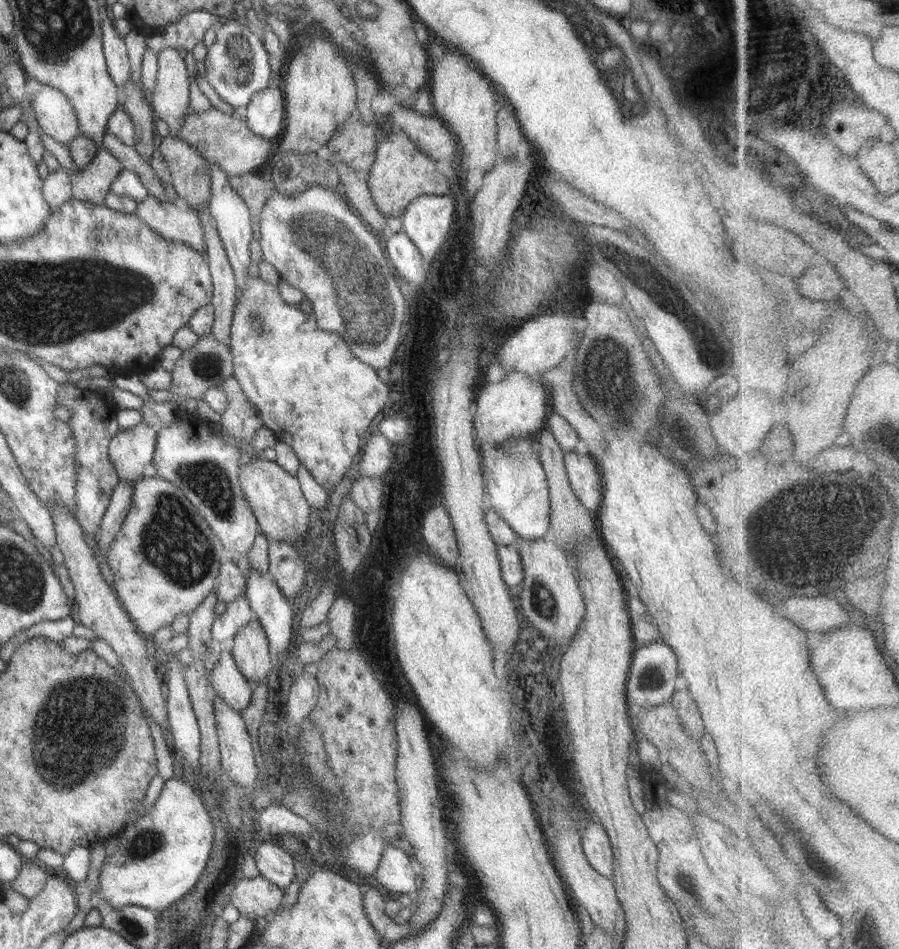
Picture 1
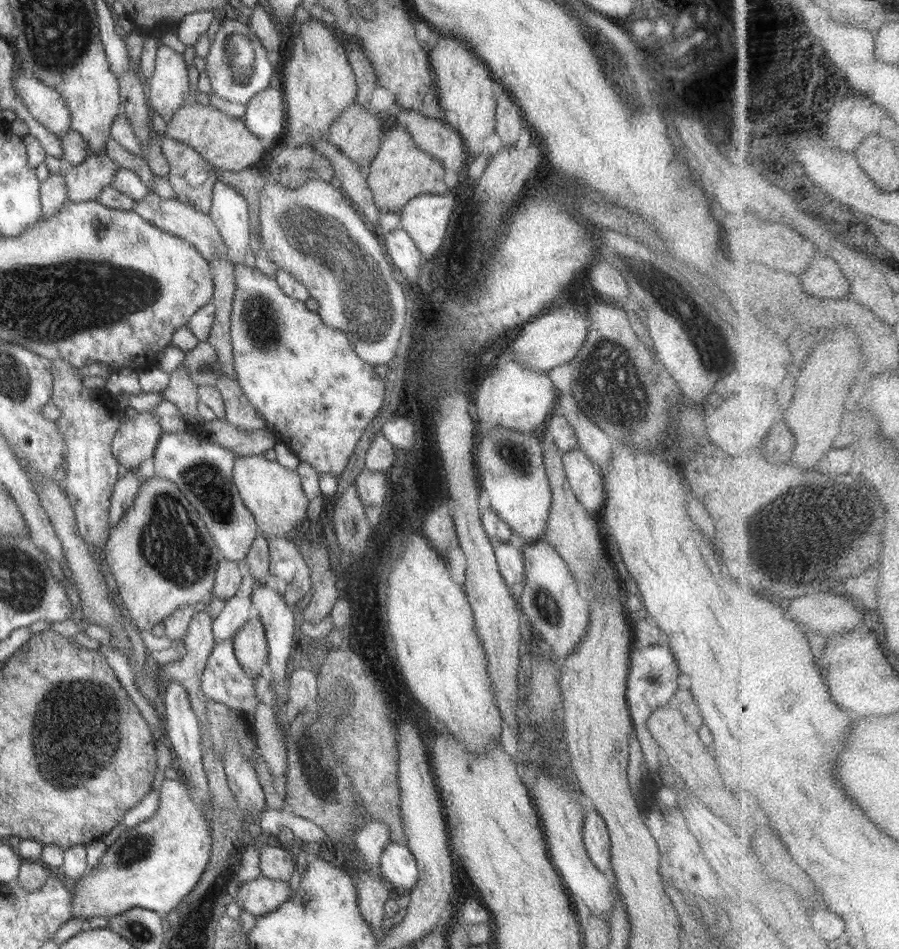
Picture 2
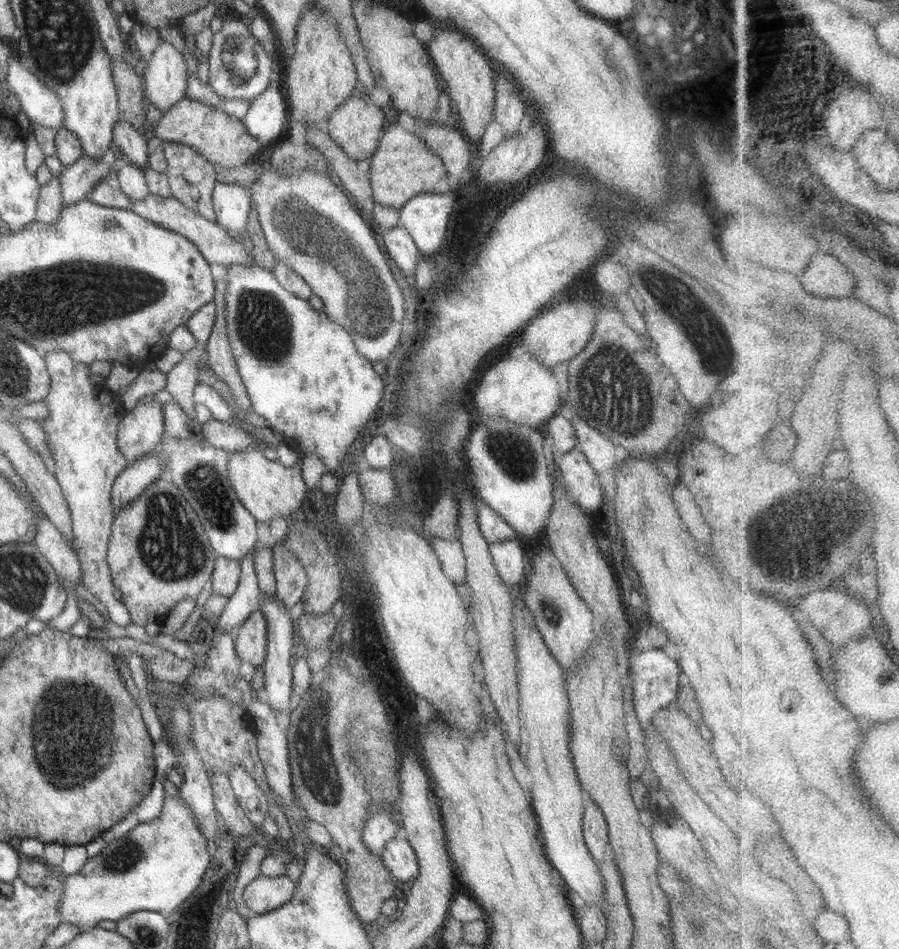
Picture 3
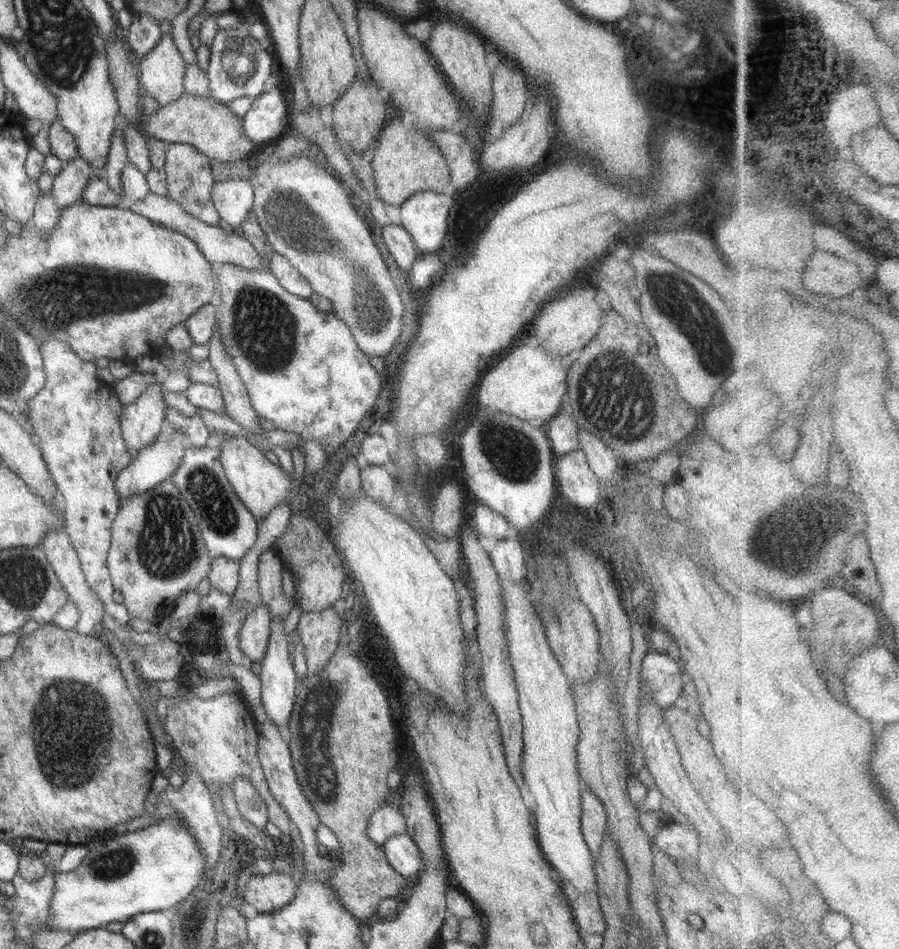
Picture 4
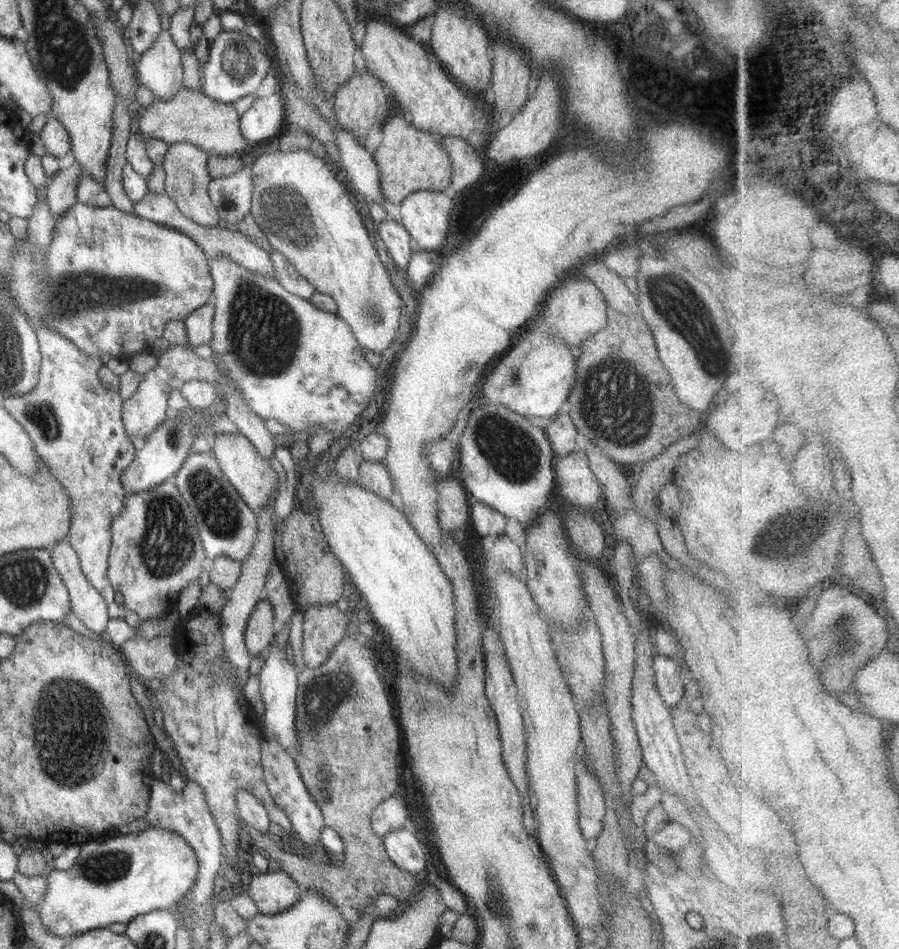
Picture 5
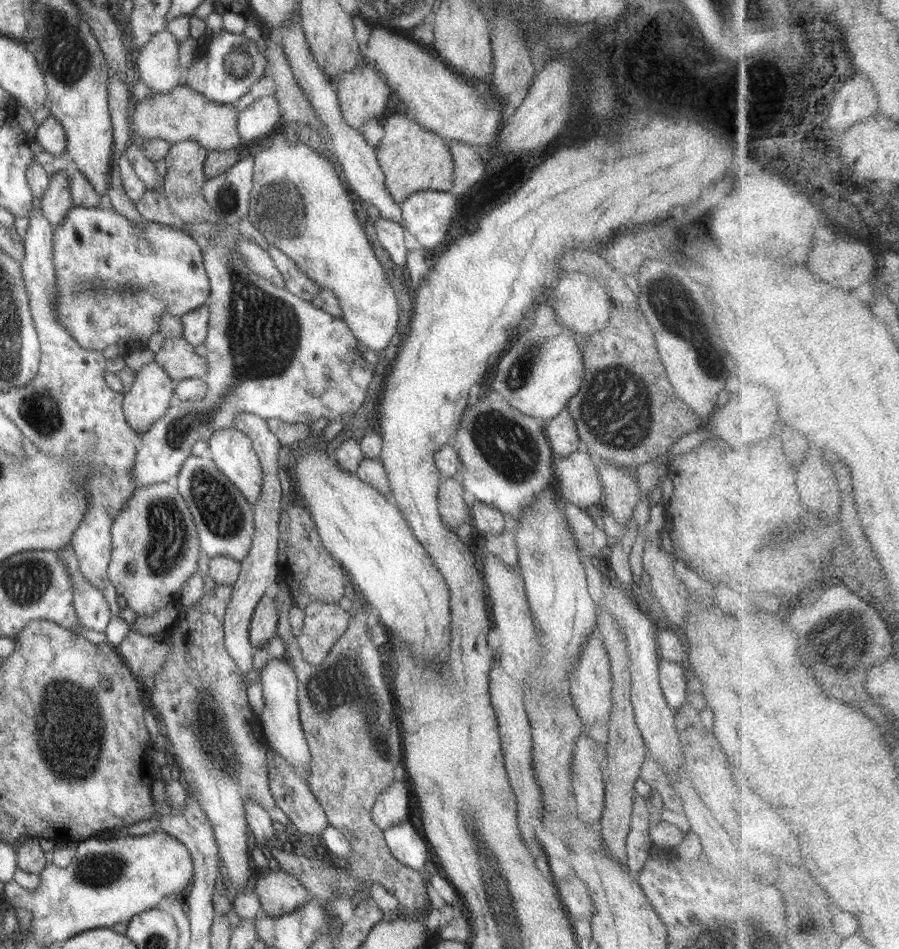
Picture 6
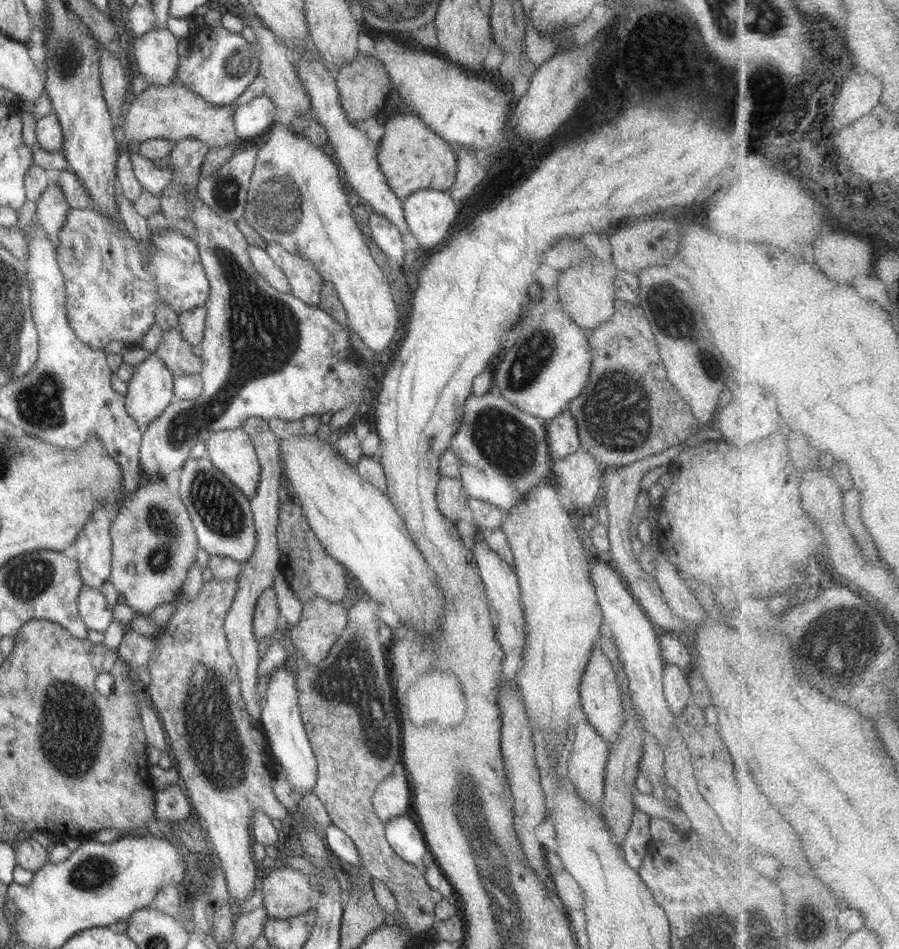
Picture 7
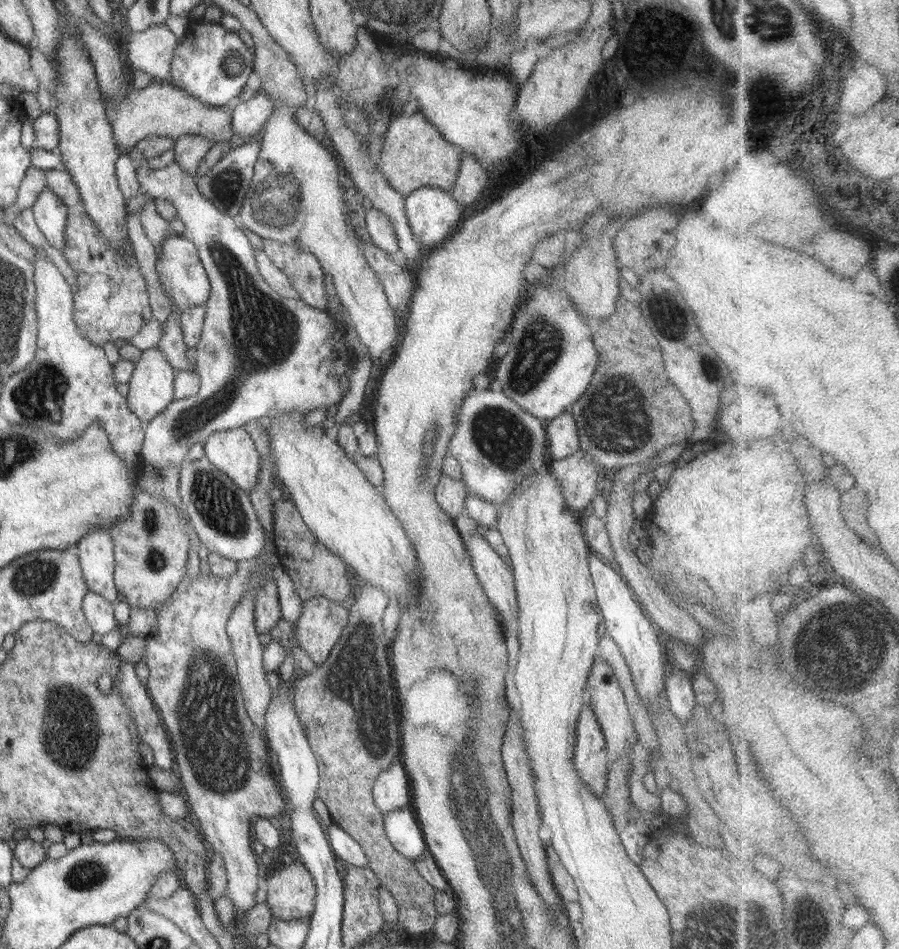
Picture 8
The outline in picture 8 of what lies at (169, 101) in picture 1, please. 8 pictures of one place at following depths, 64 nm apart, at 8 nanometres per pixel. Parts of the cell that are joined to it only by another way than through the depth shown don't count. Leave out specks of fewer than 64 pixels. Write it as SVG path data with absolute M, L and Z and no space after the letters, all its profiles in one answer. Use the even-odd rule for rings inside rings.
M165 24L127 36L127 62L152 76L152 82L169 82L177 36Z

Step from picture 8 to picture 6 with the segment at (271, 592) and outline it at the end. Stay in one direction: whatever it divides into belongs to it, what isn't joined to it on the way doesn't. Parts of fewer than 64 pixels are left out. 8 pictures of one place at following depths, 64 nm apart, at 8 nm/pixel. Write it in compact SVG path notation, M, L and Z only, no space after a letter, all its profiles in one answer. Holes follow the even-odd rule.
M264 595L256 605L250 620L250 643L255 646L266 646L269 640L277 634L278 601Z

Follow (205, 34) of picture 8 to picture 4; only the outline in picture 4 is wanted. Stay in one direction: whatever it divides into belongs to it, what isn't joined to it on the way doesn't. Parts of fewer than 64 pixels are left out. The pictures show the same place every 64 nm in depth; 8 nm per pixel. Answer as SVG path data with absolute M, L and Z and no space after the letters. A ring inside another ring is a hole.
M239 25L229 30L219 30L209 50L210 63L206 74L211 99L227 104L228 102L236 101L236 99L243 97L256 98L263 93L265 81L272 74L274 58L272 58L272 54L260 46L259 40L250 35L247 25Z

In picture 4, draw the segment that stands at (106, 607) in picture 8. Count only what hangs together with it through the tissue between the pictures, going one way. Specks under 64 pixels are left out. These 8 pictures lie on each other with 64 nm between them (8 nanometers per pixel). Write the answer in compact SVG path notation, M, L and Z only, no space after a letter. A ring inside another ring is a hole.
M64 529L50 530L50 532L42 538L40 548L46 553L46 559L49 560L49 564L57 575L58 581L60 581L60 584L62 584L66 592L68 592L69 601L74 602L74 606L78 608L80 616L75 630L83 635L98 634L101 628L100 622L103 621L102 616L104 616L105 612L104 603L100 602L96 593L90 590L90 585L86 583L80 559L70 542L67 532Z

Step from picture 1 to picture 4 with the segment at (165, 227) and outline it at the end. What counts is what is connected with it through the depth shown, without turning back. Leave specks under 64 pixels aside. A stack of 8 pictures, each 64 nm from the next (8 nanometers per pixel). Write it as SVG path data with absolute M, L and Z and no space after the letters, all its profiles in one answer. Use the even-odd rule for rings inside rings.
M150 192L143 199L129 202L128 208L132 212L138 213L140 216L156 224L174 229L174 231L190 238L190 240L198 245L202 254L212 265L230 263L240 265L242 268L253 270L254 272L268 272L269 270L268 261L258 254L258 250L252 246L240 231L234 231L222 224L212 226L194 218L192 214L188 214L176 200L172 200L169 195L160 196Z

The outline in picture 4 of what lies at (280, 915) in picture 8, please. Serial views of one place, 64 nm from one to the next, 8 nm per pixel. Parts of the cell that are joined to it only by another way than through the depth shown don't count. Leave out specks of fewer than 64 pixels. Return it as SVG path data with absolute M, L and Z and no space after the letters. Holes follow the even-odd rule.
M290 874L253 875L245 887L244 901L258 913L272 913L289 906L296 891L297 880Z

